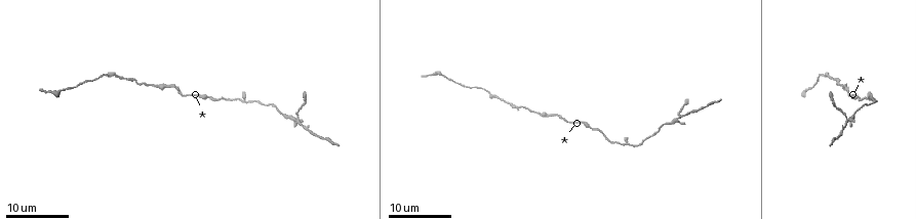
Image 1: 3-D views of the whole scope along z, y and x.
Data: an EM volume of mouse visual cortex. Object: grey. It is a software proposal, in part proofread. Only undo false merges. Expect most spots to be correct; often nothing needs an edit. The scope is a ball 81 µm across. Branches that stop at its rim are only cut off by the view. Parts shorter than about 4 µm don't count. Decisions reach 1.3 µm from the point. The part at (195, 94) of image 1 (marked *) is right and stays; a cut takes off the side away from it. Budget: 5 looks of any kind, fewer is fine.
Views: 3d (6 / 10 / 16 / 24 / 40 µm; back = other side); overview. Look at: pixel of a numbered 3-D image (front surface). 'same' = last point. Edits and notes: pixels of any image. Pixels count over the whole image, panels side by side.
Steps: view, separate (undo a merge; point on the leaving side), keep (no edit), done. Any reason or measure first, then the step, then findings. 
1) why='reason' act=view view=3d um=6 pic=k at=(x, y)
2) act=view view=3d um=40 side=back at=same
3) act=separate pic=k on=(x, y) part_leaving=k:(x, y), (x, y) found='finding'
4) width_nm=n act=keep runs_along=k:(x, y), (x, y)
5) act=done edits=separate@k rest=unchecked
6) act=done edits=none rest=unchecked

why='looks like a crossing' act=view view=3d um=24 pic=1 at=(297, 117)

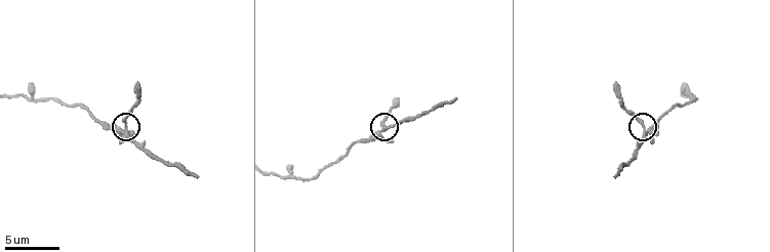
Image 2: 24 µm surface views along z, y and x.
why='zoom in' act=view view=3d um=10 pic=2 at=(127, 130)

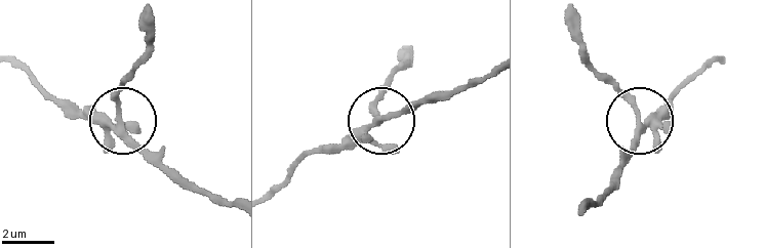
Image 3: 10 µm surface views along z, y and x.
act=view view=3d um=6 pic=3 at=(638, 121)

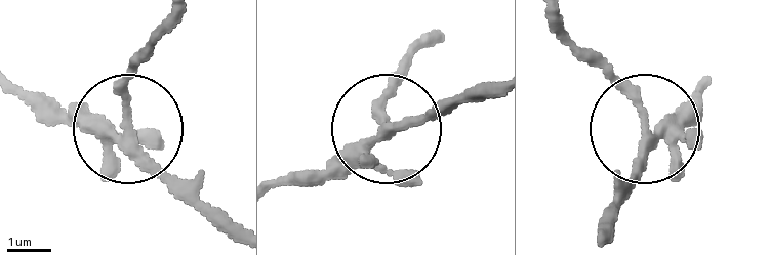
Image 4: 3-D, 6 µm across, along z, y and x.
arms=4 act=keep runs_along=4:(705, 86), (651, 127), (573, 49) found='one cell here'

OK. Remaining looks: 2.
why='thick turns thin' act=view view=3d um=16 pic=1 at=(488, 93)

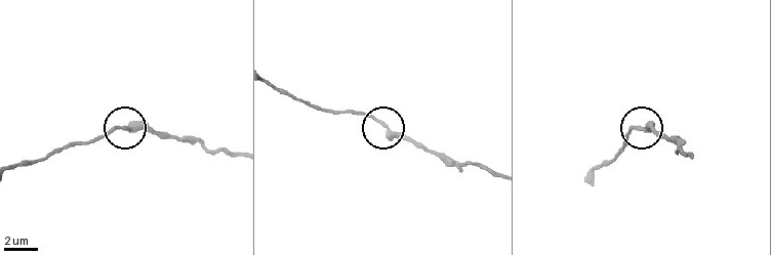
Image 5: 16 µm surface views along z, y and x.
why='closer look' act=view view=3d um=10 pic=5 at=(641, 126)

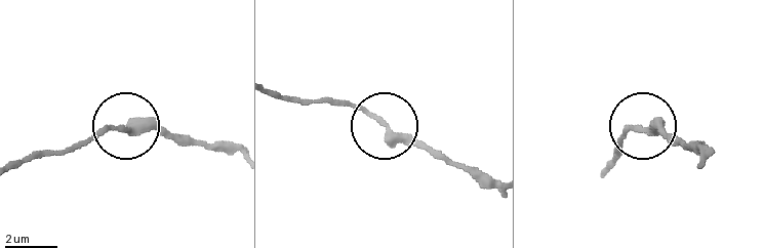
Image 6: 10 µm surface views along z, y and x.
width_nm=300 act=keep runs_along=6:(495, 180), (455, 168), (356, 108), (331, 101) found='all the same cell'

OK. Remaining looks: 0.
act=done edits=none rest=unchecked

